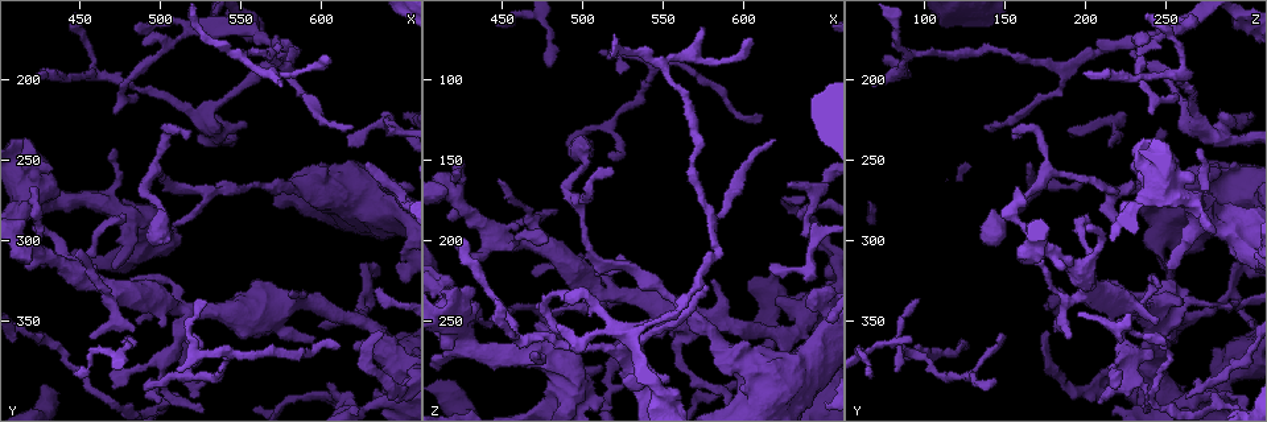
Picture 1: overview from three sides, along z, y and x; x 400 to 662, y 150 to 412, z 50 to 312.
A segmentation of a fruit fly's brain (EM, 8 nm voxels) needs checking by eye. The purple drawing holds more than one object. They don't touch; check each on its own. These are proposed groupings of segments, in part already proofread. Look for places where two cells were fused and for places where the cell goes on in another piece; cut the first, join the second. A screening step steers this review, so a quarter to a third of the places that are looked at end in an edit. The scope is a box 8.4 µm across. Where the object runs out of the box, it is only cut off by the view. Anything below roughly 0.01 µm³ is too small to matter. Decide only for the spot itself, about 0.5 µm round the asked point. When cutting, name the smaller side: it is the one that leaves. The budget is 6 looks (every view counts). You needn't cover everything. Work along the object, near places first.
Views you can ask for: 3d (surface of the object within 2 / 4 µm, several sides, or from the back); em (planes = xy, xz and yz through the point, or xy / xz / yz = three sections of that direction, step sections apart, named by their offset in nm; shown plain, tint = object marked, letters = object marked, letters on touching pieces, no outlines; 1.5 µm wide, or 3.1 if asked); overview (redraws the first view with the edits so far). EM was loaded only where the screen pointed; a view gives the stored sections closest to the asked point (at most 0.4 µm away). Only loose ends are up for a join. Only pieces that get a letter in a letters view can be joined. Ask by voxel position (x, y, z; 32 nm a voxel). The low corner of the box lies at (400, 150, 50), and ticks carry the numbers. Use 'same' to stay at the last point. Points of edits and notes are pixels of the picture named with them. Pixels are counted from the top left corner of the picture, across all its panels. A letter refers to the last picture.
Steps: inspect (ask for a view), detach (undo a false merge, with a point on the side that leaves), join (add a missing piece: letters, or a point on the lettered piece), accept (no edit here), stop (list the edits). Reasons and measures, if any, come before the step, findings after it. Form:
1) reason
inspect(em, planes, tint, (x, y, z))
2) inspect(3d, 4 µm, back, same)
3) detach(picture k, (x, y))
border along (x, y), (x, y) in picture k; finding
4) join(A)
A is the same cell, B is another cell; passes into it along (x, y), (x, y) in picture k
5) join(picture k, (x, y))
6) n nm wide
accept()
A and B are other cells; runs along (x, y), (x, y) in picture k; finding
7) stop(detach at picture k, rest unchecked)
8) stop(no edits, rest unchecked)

an open end
inspect(em, planes, letters, (516, 238, 156))

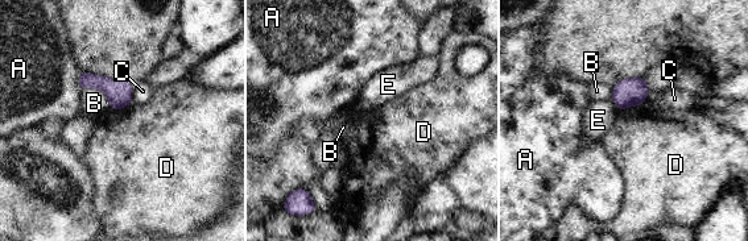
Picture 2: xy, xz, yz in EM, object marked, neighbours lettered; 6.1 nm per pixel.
160 nm wide
accept()
A, B, C, D and E are other cells; border along (644, 103), (619, 111) in picture 2; none of them fits

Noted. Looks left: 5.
tapers out
inspect(em, yz, step 4, letters, (524, 336, 98))

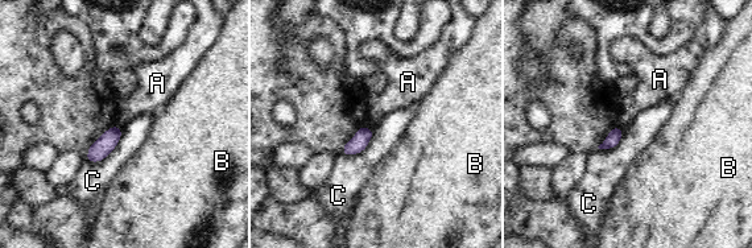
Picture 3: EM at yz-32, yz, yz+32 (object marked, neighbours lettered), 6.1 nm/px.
another direction
inspect(em, planes, letters, same)

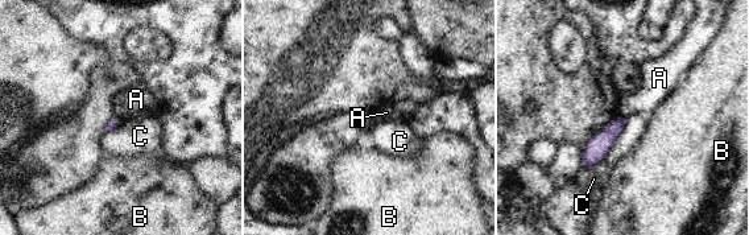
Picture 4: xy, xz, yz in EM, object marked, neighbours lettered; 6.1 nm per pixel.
accept()
A, B and C are other cells; border along (628, 119), (611, 149), (584, 169) in picture 4; no lettered piece goes on from it

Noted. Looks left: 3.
inspect(3d, 4 µm, (570, 350, 248))

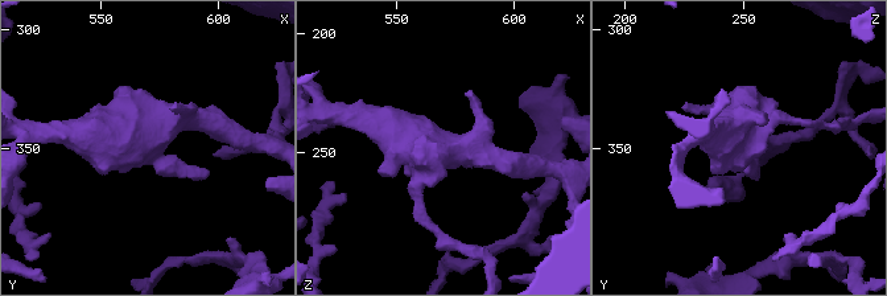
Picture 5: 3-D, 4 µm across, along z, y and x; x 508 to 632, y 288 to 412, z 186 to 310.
now the EM
inspect(em, planes, letters, (572, 352, 251))

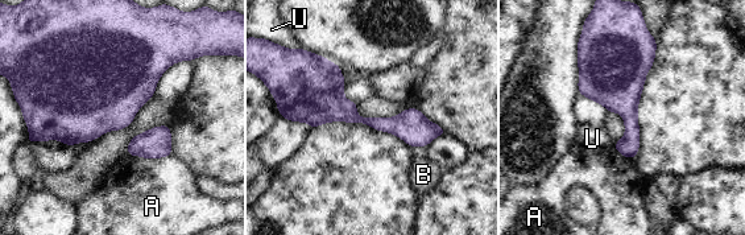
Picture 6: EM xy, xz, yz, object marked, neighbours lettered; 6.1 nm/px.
accept()
A, B and U are other cells; border along (340, 67), (346, 82) in picture 6; all the same cell

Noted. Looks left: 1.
stop(no edits, rest unchecked)

